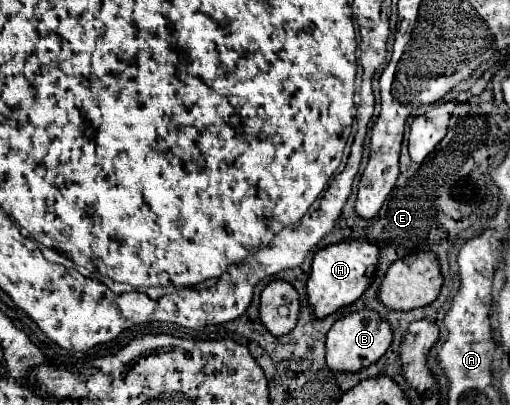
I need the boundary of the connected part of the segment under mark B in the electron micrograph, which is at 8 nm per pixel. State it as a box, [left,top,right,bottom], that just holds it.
[326,309,392,373]

